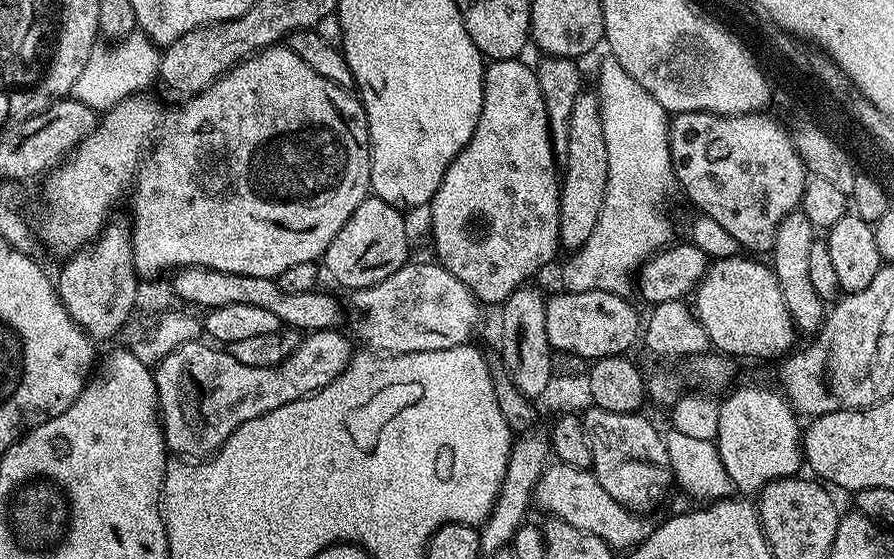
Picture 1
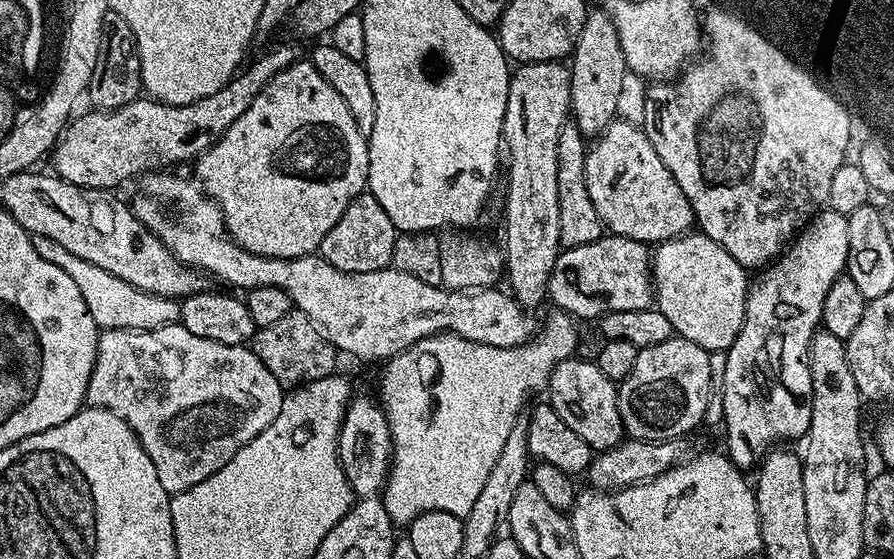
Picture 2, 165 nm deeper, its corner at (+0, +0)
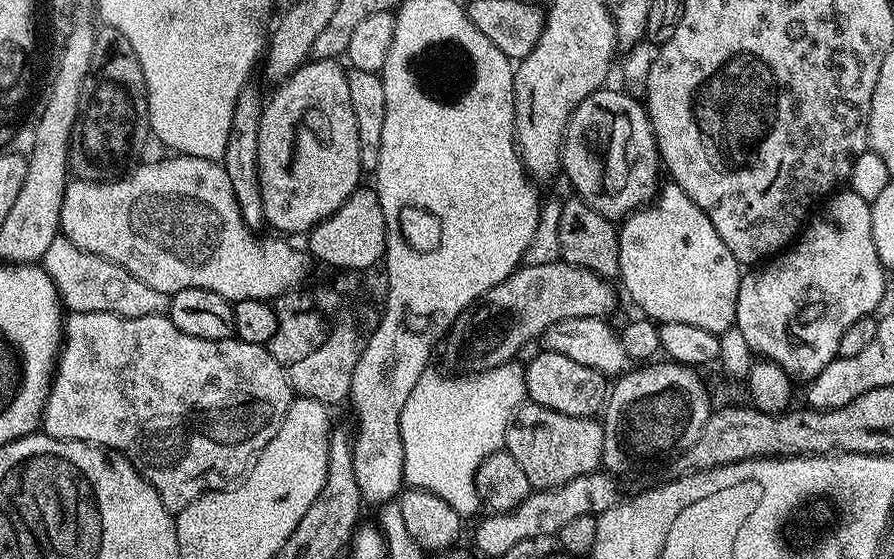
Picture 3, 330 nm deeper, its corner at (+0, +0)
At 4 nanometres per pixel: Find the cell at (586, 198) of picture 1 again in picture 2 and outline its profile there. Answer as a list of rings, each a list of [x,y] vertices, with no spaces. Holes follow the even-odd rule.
[[[589,11],[580,40],[570,57],[570,112],[584,137],[599,136],[607,124],[617,119],[618,94],[622,91],[622,78],[626,78],[627,73],[628,63],[614,22],[607,11]]]

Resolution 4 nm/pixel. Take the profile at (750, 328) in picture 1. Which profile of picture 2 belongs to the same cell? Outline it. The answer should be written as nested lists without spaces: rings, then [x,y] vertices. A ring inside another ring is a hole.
[[[699,230],[689,231],[673,240],[663,240],[655,245],[652,252],[652,282],[654,285],[654,304],[666,318],[670,318],[670,326],[675,335],[686,338],[709,353],[723,352],[738,338],[742,330],[742,322],[746,314],[746,298],[750,276],[718,242],[704,235]]]

